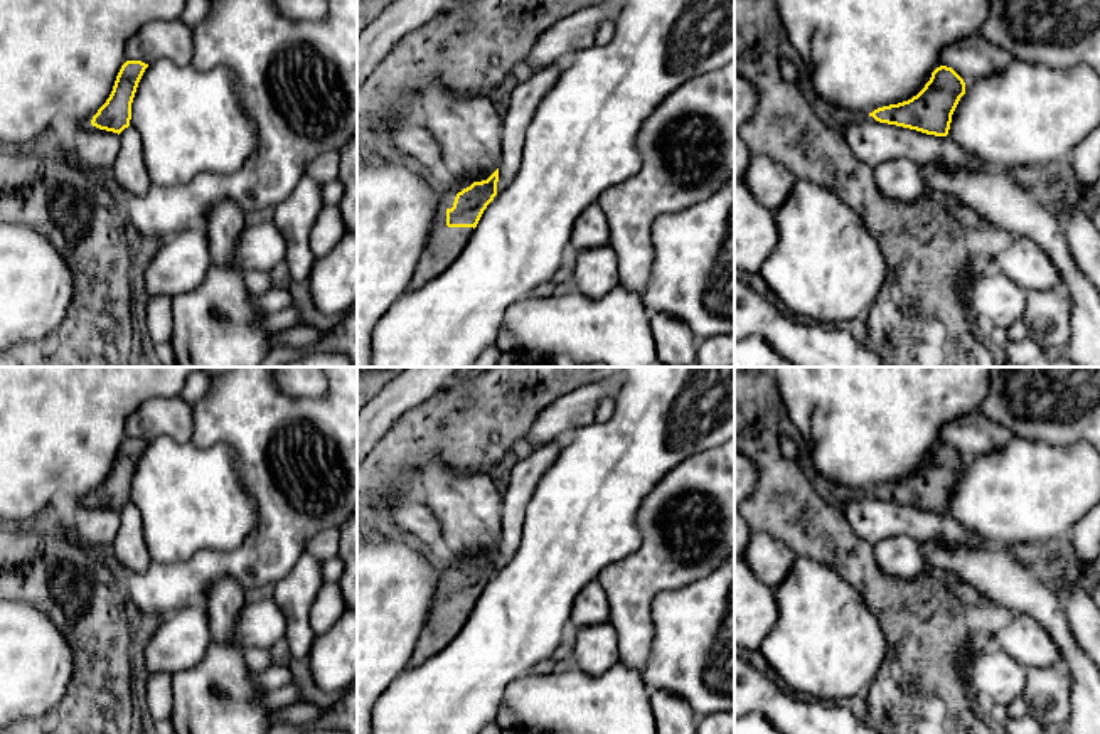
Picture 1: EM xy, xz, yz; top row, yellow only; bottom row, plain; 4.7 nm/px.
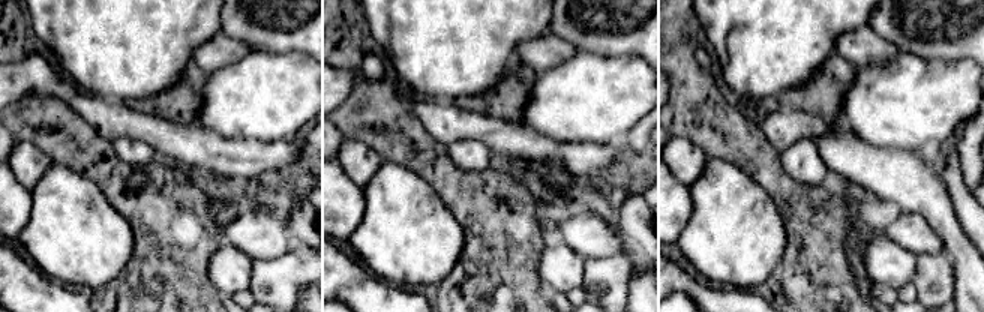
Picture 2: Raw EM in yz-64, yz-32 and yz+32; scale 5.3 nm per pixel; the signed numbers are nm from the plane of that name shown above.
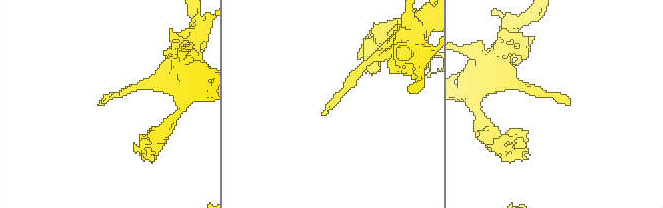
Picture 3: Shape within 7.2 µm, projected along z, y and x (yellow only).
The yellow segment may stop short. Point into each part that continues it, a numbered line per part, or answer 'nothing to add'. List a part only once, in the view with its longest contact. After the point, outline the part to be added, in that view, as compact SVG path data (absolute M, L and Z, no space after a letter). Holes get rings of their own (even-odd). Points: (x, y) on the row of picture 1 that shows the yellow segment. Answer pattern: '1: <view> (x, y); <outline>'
1: xz (445, 244); M443 210L433 224L430 239L409 283L409 290L421 288L445 273L468 244L472 234L473 227L448 227L446 210Z

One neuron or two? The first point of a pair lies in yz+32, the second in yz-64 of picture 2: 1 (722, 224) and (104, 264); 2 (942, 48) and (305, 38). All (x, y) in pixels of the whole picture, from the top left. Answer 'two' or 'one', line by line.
1: one
2: one

